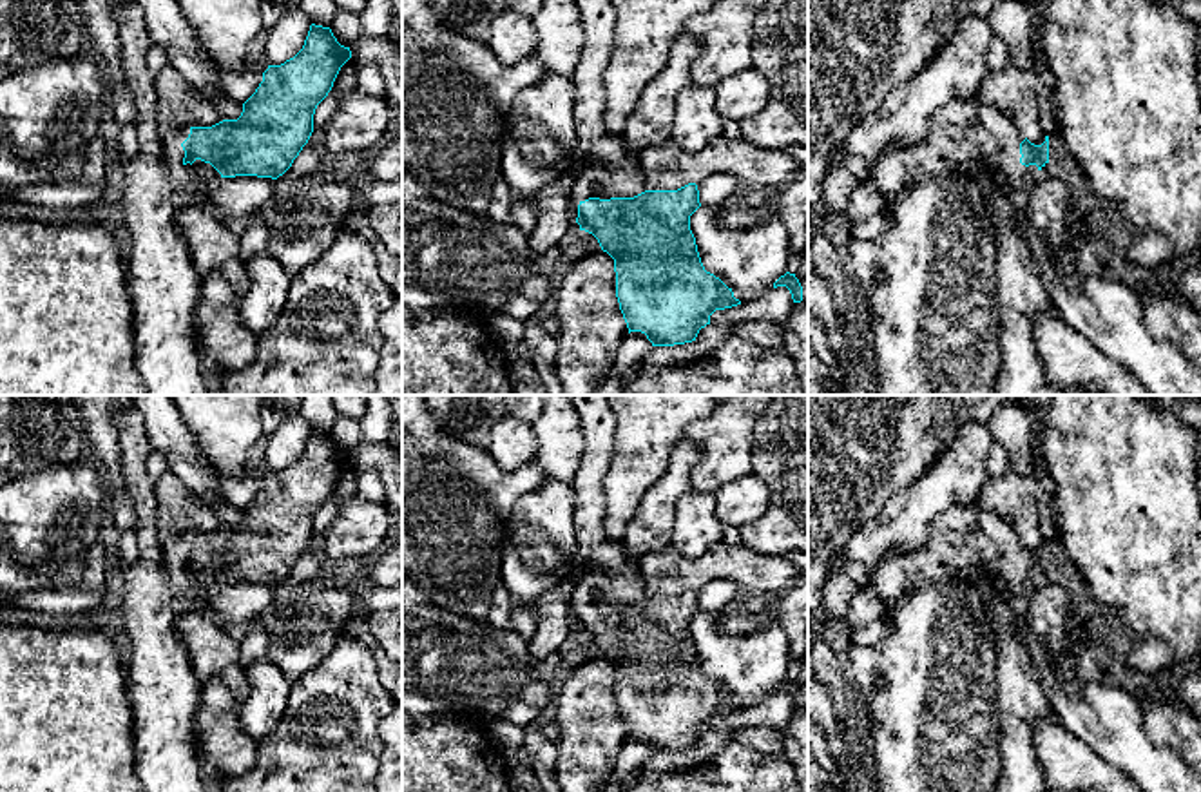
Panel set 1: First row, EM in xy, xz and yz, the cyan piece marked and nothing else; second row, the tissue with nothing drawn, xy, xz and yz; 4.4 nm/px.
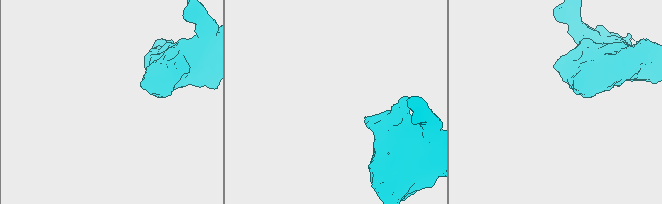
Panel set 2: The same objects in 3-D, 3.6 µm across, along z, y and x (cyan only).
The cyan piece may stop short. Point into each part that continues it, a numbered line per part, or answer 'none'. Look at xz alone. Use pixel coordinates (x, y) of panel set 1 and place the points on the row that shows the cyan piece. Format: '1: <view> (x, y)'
1: xz (604, 167)

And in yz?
1: yz (966, 135)

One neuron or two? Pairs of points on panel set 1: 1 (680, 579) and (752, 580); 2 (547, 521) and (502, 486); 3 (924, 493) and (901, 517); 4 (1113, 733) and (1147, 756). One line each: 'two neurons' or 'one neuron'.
1: one neuron
2: two neurons
3: one neuron
4: one neuron

